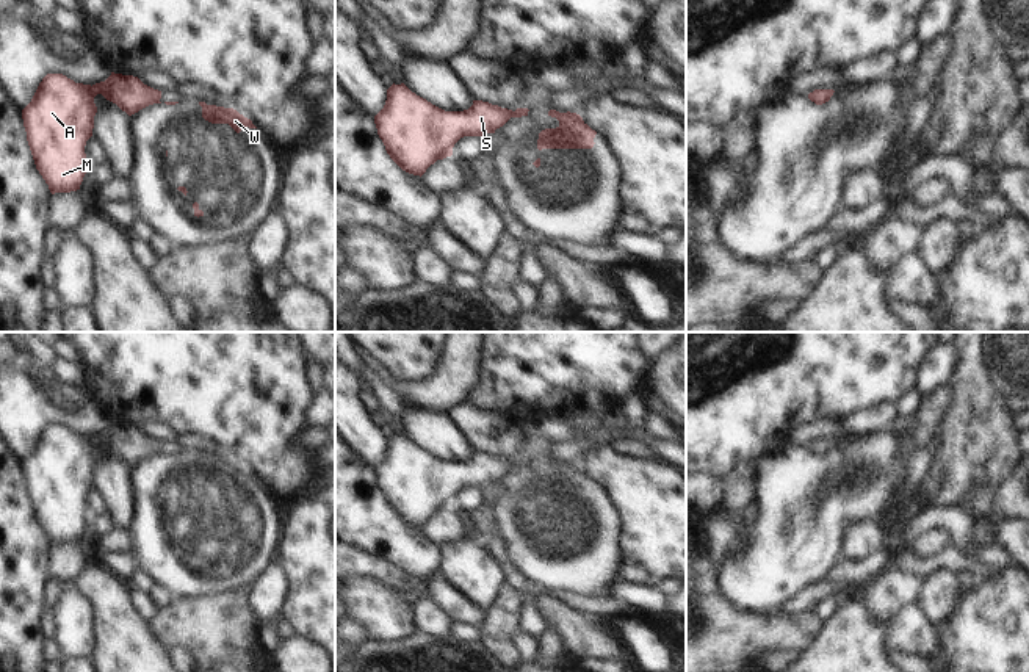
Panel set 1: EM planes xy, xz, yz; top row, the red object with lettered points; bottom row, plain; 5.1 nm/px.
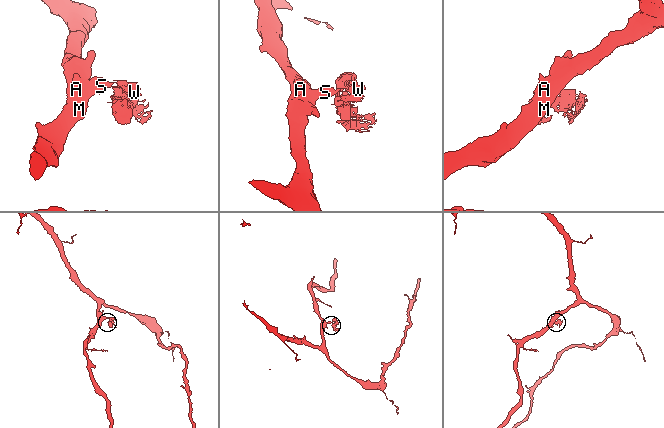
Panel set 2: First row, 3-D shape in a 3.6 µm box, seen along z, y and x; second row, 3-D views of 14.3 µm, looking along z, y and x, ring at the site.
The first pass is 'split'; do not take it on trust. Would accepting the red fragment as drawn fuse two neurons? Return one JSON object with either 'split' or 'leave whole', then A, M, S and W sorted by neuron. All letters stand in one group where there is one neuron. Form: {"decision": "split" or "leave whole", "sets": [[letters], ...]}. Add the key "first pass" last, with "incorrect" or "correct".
{"decision": "split", "sets": [["A", "M", "S"], ["W"]], "first pass": "correct"}

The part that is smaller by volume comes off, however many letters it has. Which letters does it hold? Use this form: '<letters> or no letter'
W

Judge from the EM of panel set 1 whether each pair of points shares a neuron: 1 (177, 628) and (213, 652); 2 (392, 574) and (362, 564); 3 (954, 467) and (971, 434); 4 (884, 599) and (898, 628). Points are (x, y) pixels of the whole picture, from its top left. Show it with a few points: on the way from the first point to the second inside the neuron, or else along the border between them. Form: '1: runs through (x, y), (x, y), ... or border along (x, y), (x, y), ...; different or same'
1: runs through (187, 628), (204, 643); same
2: runs through (384, 570), (370, 566); same
3: runs through (962, 459), (971, 450), (971, 442); same
4: border along (915, 602), (901, 608), (891, 617); different

